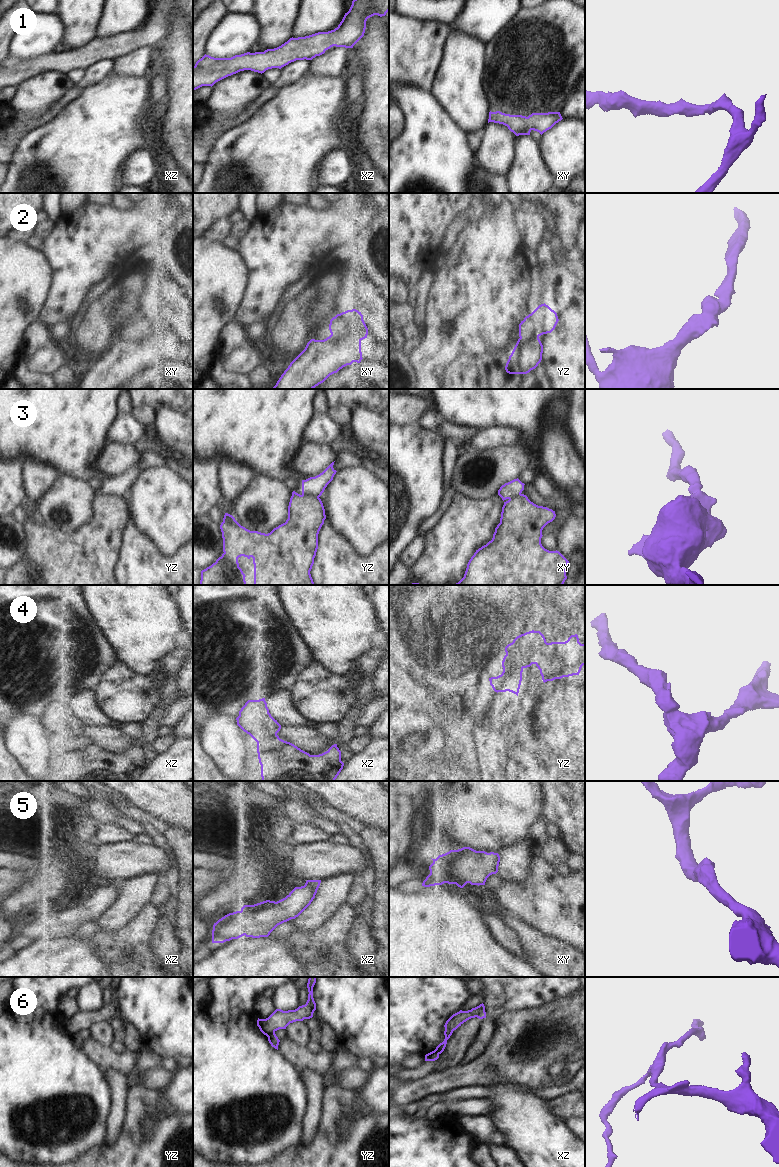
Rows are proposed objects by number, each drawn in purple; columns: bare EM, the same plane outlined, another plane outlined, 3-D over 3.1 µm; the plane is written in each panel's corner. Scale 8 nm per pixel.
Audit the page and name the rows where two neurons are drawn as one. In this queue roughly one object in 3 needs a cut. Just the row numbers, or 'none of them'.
3, 4, 6

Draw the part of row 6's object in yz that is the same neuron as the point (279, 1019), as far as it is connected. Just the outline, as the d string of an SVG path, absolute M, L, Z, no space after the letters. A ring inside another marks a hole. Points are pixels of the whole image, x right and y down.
M309 977L308 979L307 988L309 994L305 1005L299 1006L295 1010L288 1011L276 1009L268 1018L258 1018L257 1026L264 1035L268 1037L279 1029L286 1029L290 1023L313 1017L313 1013L316 1010L316 1003L313 998L313 987L316 983L316 978L317 977Z

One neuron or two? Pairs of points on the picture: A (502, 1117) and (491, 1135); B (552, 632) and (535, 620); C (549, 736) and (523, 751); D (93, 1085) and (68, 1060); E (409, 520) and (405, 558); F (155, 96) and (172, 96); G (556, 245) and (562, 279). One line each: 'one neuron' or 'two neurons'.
A: two neurons
B: two neurons
C: two neurons
D: one neuron
E: two neurons
F: two neurons
G: two neurons

